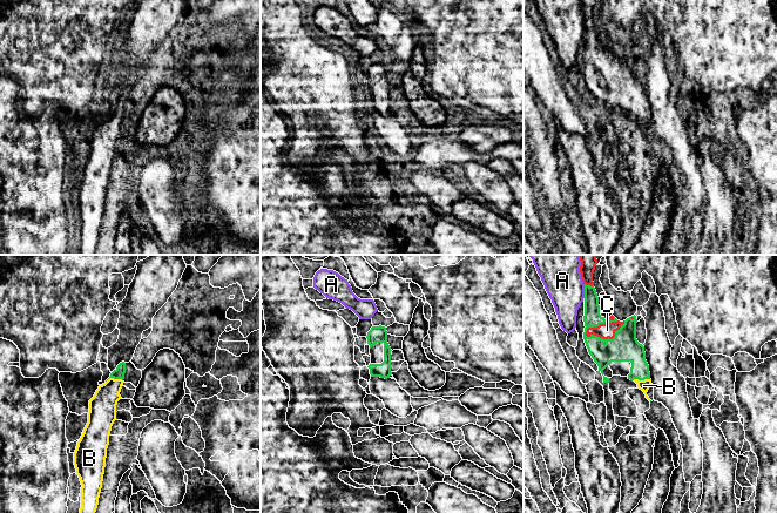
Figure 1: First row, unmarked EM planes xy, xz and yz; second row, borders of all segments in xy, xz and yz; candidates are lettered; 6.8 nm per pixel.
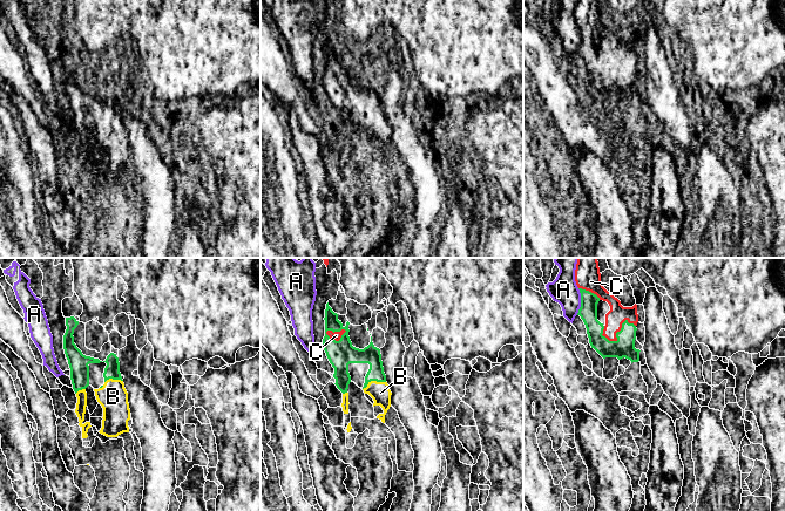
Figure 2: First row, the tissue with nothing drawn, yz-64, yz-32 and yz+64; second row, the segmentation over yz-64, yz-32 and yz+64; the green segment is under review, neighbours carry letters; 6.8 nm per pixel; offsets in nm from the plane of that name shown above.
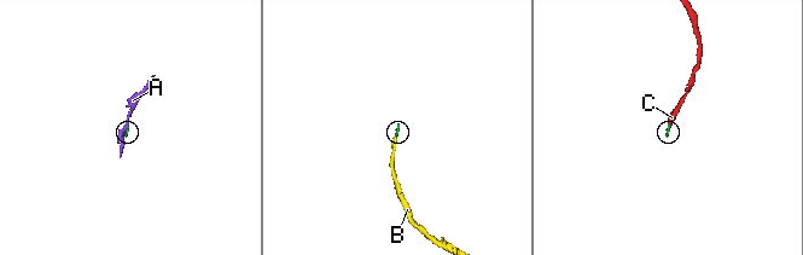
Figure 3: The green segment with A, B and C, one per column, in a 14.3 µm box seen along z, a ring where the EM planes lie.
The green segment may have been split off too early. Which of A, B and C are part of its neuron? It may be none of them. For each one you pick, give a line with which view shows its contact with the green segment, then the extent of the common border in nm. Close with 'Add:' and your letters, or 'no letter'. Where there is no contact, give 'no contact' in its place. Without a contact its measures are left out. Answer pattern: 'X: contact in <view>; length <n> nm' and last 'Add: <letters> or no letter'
B: contact in xy; length 120 nm
C: contact in yz; length 300 nm
Add: B, C

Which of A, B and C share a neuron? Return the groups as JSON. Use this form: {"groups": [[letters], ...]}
{"groups": [["A"], ["B", "C"]]}

